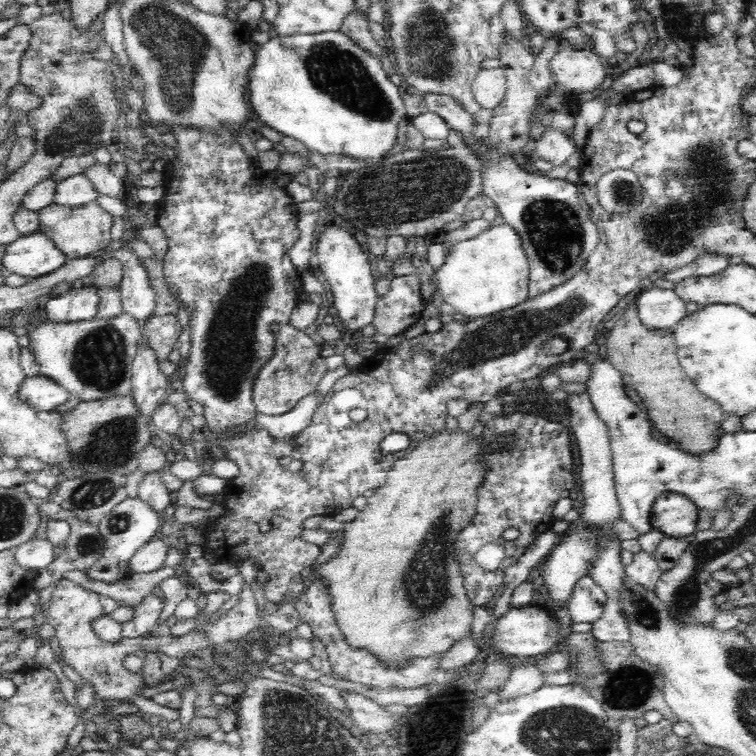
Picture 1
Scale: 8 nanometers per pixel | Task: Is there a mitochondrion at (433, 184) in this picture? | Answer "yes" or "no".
yes

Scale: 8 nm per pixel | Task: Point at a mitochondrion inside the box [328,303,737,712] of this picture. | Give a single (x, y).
(426, 583)

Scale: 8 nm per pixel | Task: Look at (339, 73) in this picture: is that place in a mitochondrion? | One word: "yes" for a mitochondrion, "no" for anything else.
yes

